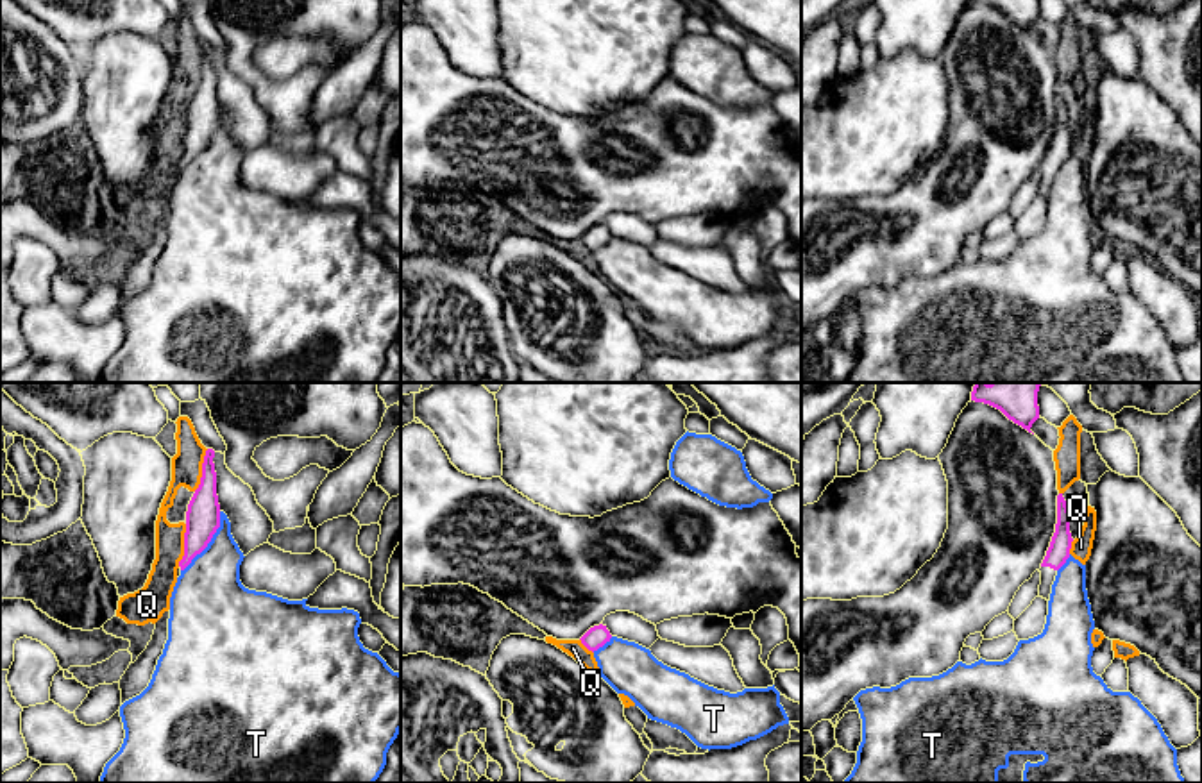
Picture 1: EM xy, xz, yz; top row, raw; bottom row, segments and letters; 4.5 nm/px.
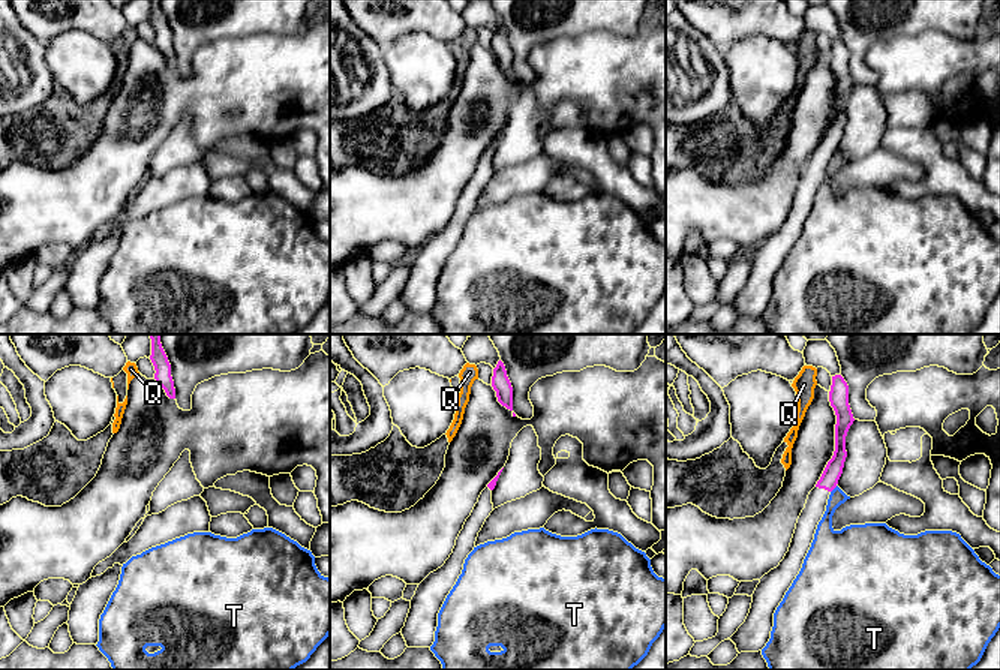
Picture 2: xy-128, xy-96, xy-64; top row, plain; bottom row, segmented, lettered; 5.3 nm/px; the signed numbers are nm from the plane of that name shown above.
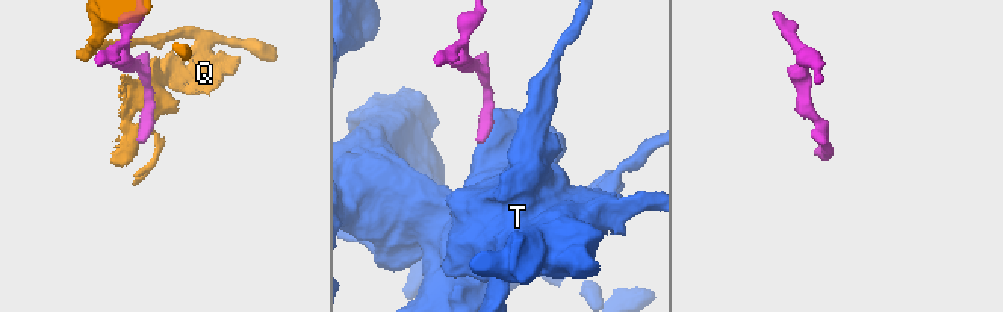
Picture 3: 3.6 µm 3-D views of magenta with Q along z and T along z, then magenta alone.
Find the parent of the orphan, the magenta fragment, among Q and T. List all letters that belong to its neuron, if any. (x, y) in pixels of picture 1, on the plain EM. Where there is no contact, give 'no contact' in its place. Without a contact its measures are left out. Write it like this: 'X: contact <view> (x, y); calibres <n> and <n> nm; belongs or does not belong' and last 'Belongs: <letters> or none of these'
Q: contact xy (203, 70); calibres 160 and 140 nm; does not belong
T: contact xy (210, 140); calibres 160 and 320 nm; does not belong
Belongs: none of these

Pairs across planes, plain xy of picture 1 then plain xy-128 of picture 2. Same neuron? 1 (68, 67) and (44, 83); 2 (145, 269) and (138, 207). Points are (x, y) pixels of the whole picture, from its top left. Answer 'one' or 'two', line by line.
1: one
2: two

